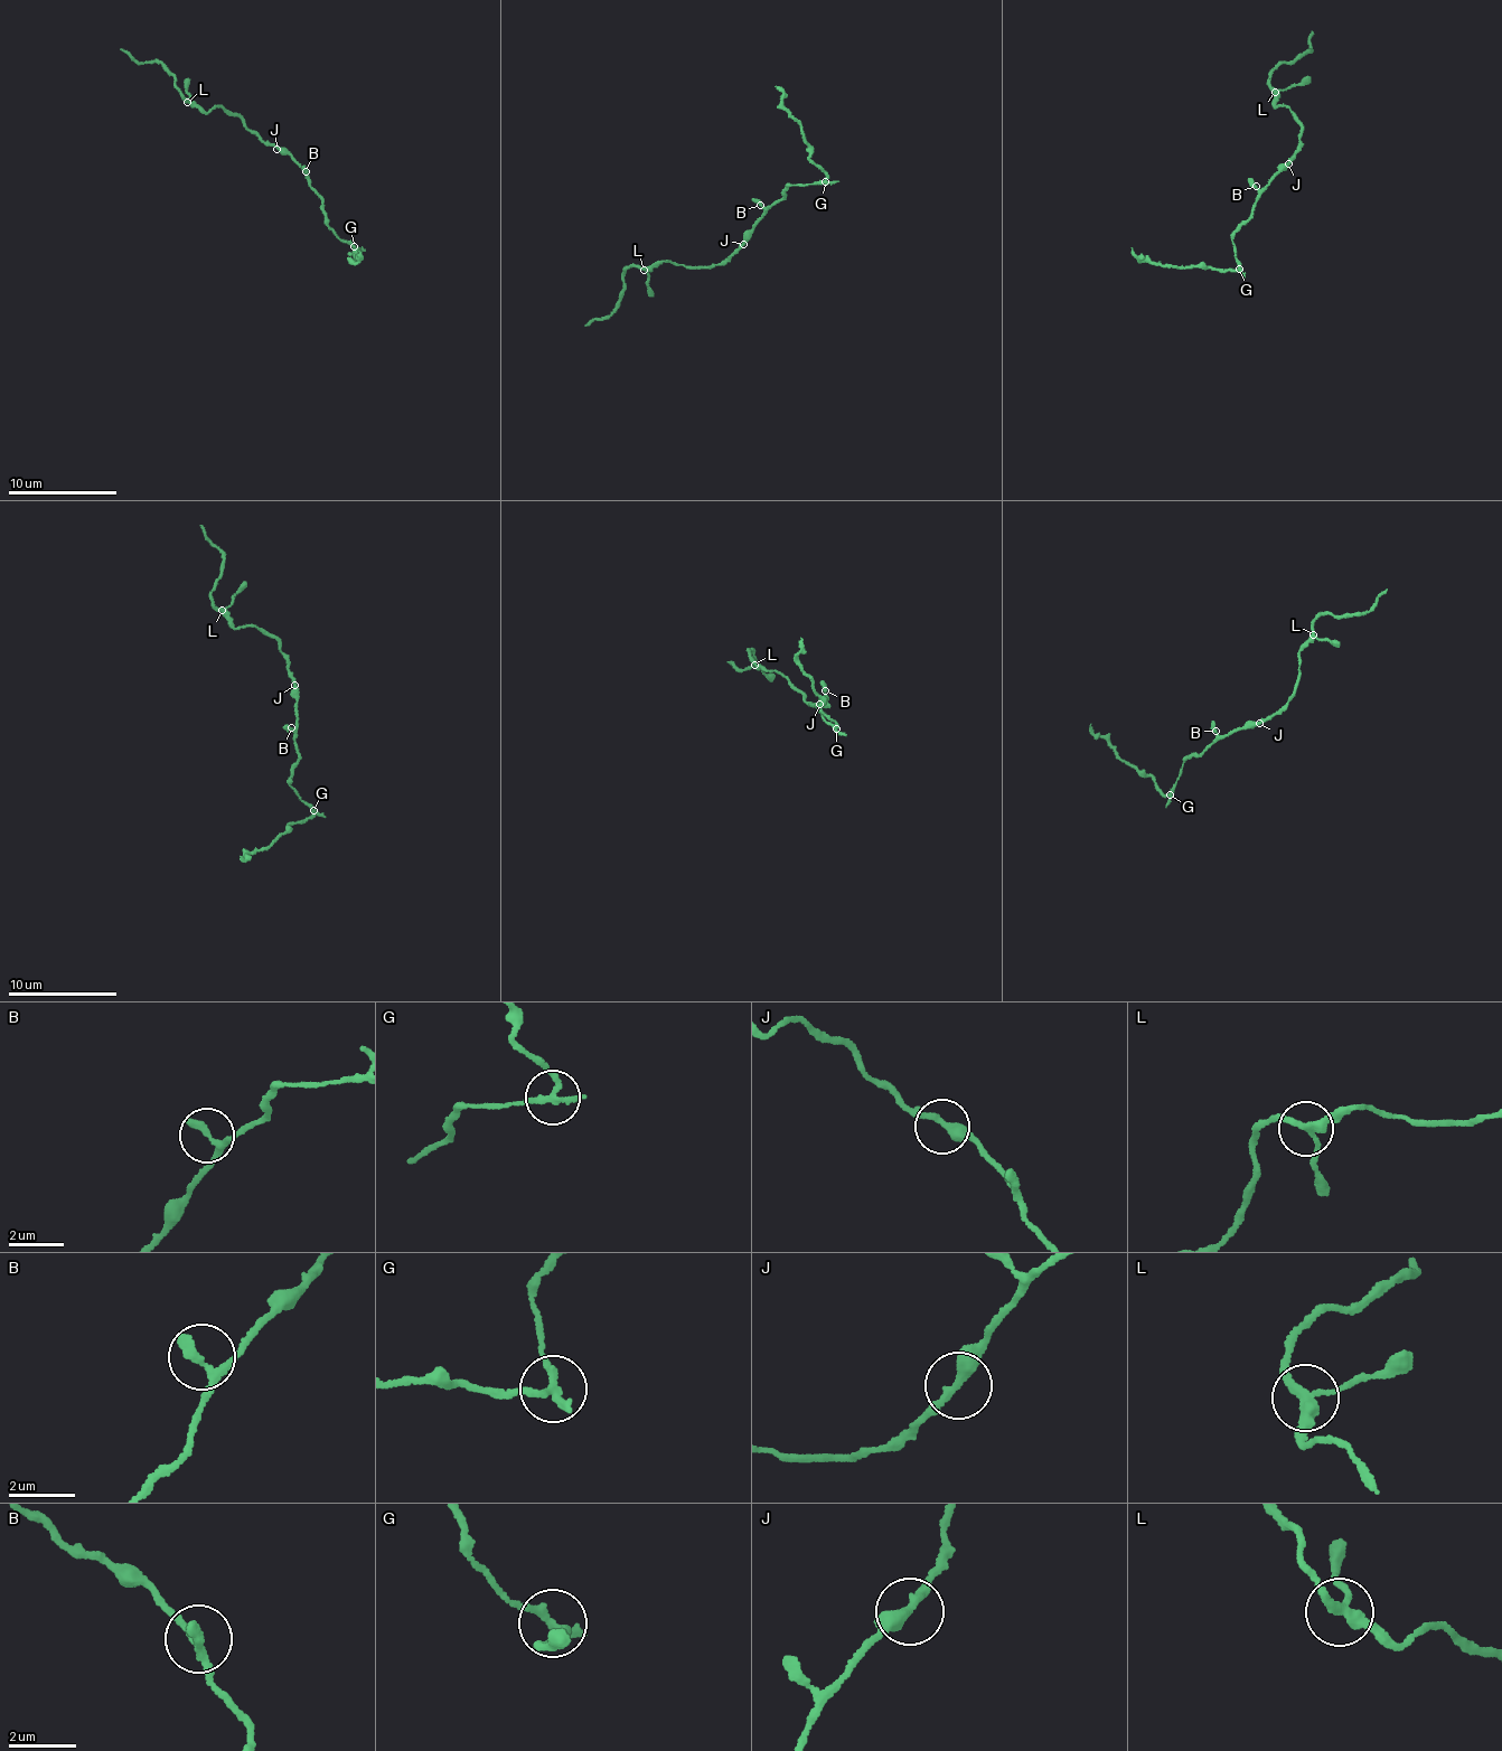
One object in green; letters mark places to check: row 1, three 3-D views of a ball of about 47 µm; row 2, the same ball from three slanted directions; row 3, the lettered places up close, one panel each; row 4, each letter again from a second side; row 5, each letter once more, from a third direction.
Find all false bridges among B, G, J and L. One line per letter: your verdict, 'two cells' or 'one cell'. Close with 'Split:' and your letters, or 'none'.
B: one cell
G: two cells
J: one cell
L: one cell
Split: G

